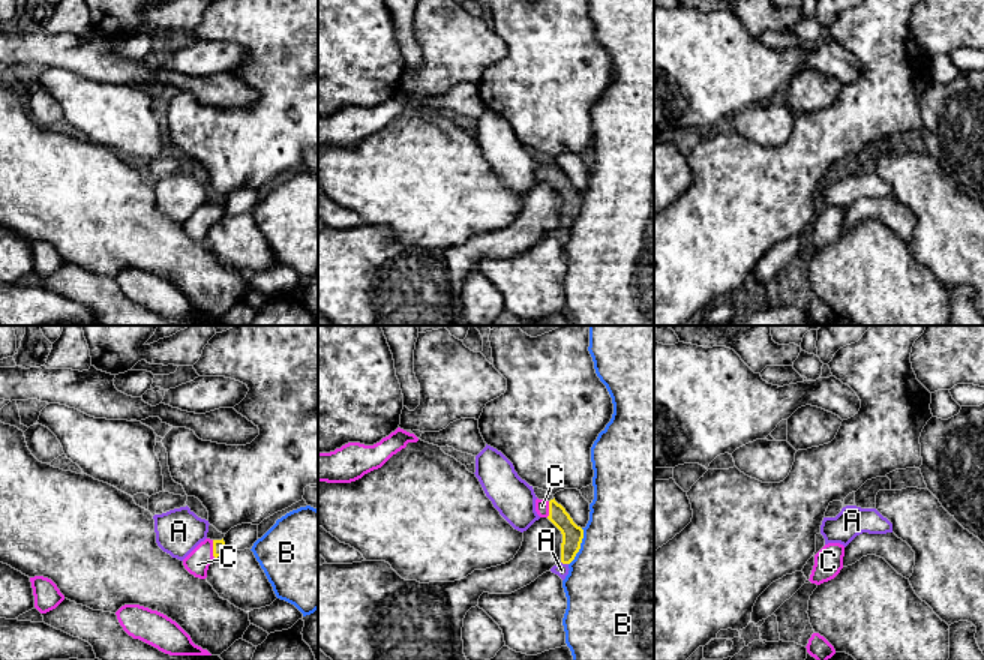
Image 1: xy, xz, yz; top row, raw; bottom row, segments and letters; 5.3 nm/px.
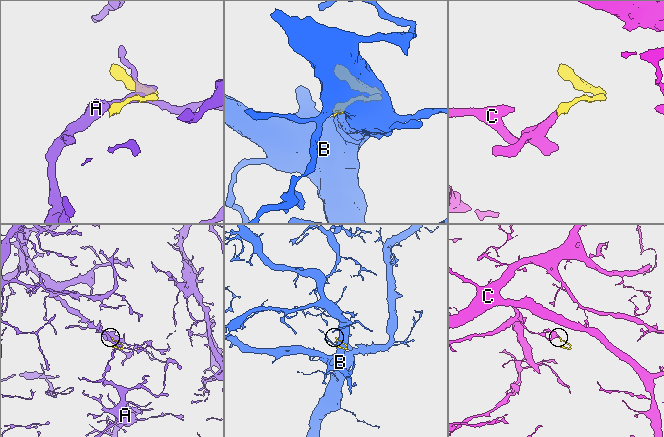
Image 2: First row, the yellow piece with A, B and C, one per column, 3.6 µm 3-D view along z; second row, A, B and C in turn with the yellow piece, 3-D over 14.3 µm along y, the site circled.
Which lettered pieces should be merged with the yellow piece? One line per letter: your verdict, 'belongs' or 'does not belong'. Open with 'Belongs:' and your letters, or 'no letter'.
Belongs: C
A: does not belong
B: does not belong
C: belongs

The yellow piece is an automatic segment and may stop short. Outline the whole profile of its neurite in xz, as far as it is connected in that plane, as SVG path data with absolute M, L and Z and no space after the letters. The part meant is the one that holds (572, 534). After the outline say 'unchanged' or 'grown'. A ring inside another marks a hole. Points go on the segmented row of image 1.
M536 500L536 512L540 518L548 518L562 534L561 562L570 564L580 549L584 530L578 526L566 508L554 500Z; grown

